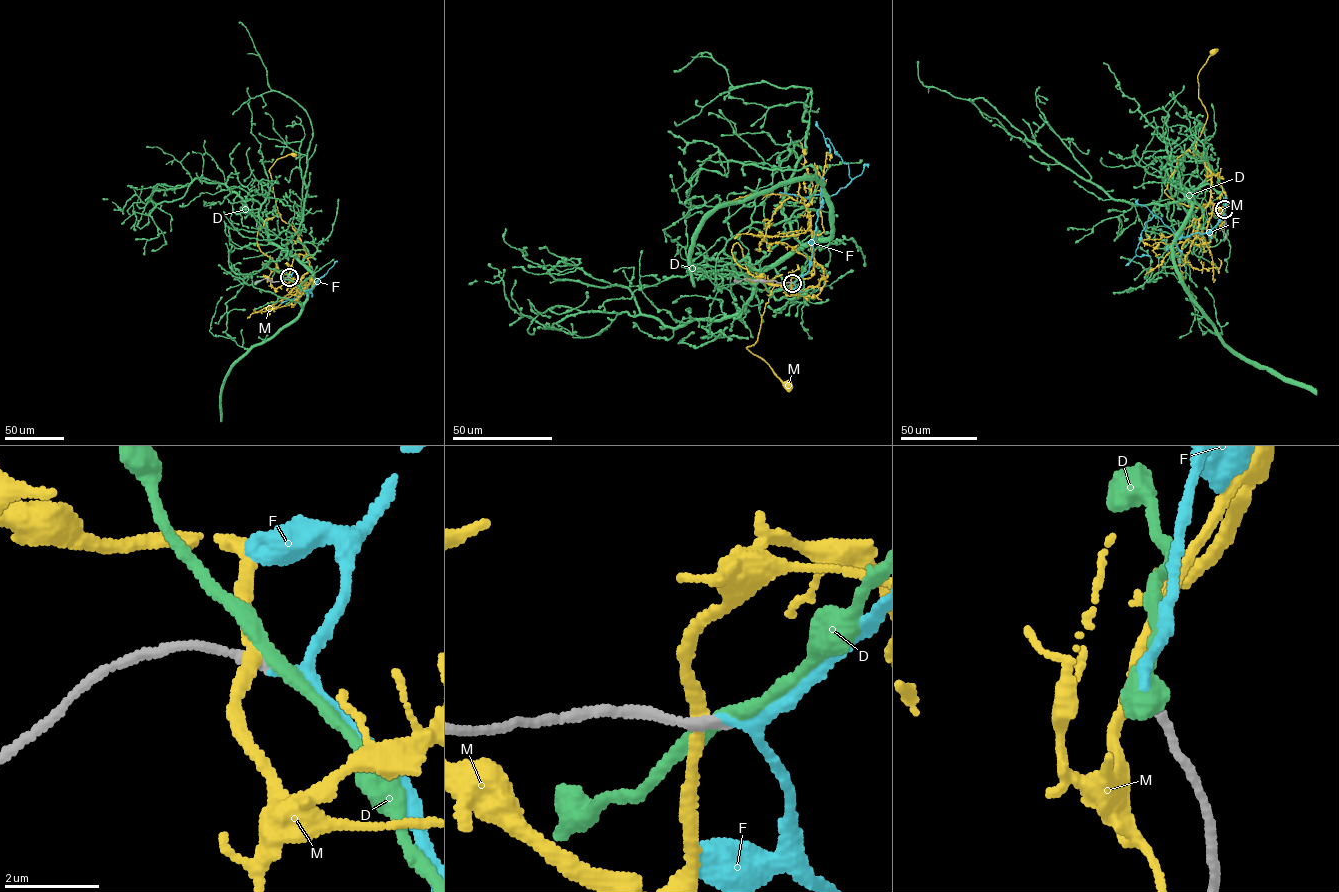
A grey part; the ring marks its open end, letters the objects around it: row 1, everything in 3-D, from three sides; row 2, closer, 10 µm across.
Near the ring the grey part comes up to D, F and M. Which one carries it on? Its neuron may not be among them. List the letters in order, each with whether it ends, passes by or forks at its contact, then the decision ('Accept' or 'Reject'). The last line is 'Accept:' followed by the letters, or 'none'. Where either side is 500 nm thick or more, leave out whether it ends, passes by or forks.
D: It passes by. Reject
F: It passes by. Accept
M: It passes by. Reject
Accept: F

